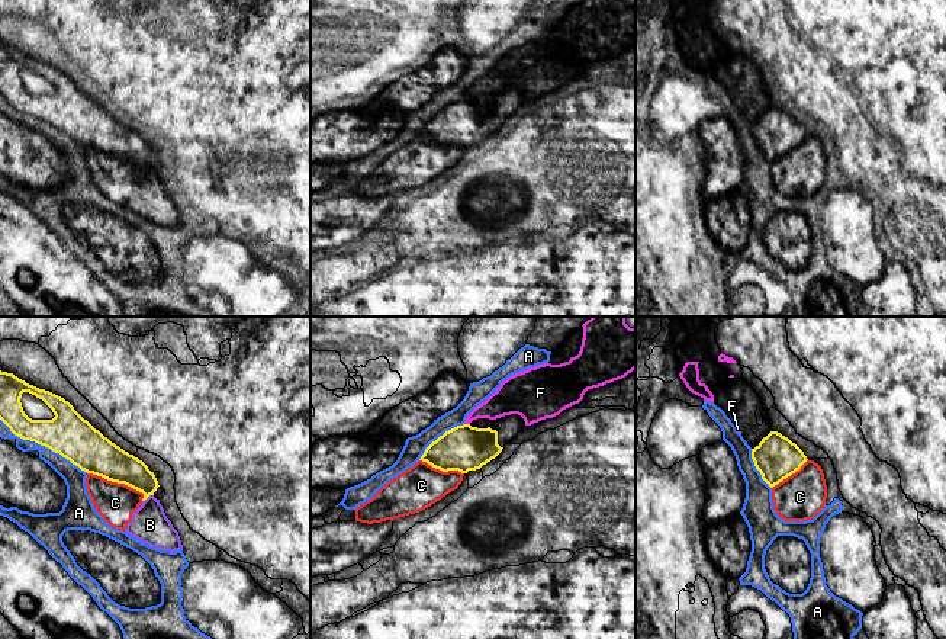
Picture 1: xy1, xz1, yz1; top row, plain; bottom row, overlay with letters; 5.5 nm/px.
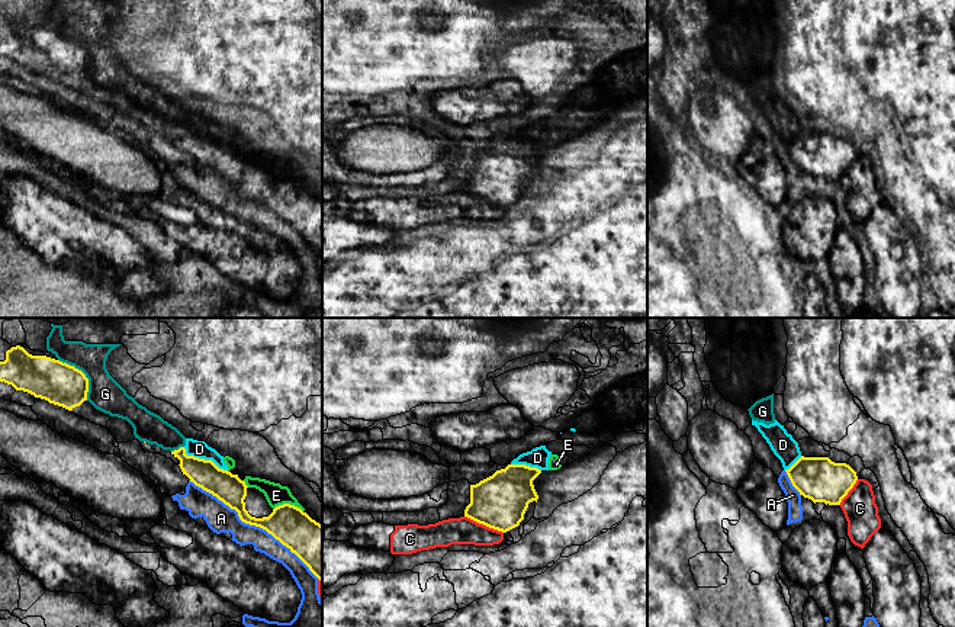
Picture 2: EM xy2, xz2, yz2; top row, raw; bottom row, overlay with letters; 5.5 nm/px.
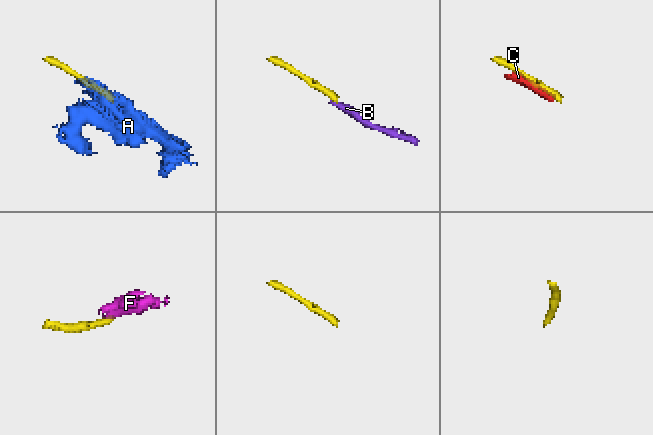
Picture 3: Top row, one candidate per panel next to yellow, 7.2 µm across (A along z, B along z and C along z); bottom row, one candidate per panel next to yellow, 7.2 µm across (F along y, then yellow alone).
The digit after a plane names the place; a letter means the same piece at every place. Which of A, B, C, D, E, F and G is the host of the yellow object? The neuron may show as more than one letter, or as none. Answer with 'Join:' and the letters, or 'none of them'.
Join: none of them

